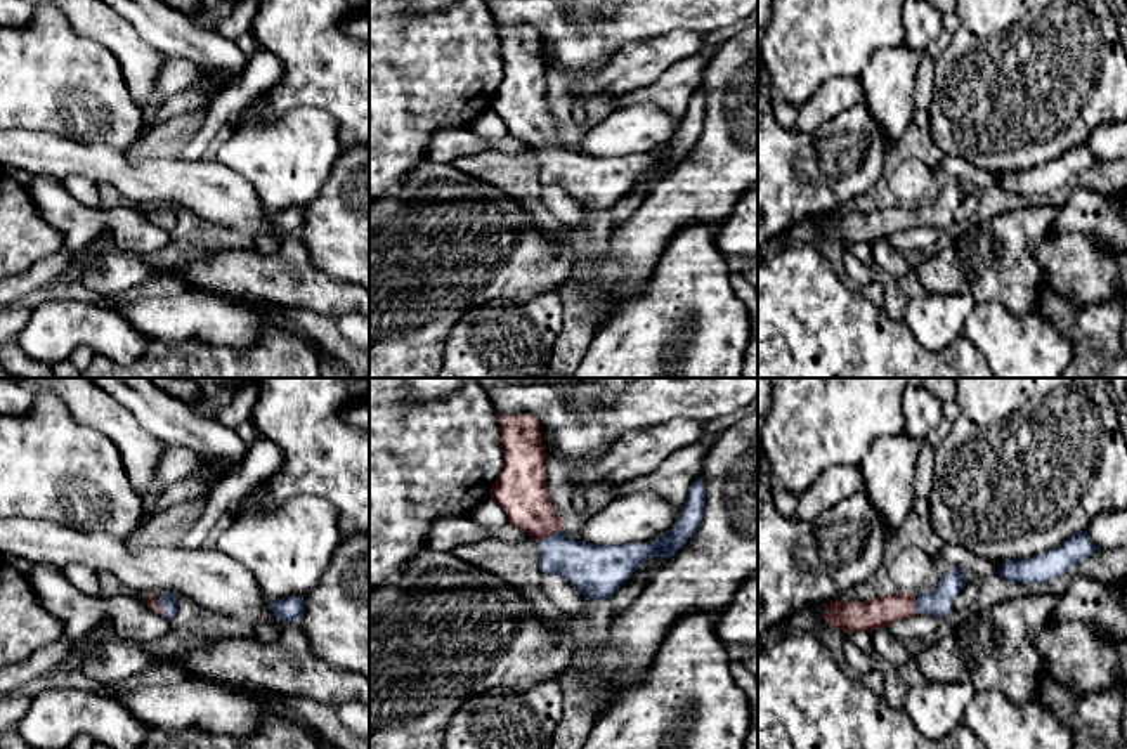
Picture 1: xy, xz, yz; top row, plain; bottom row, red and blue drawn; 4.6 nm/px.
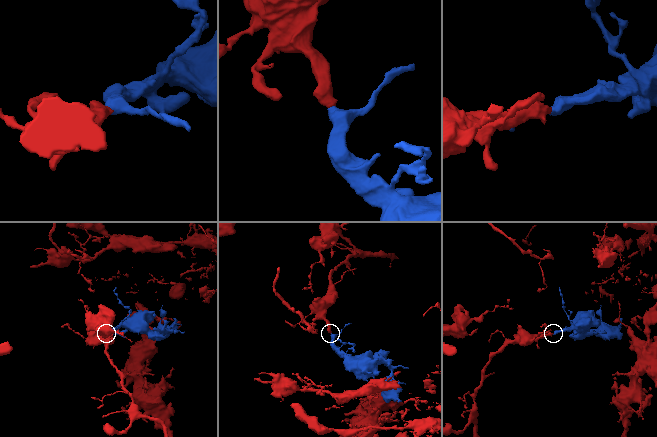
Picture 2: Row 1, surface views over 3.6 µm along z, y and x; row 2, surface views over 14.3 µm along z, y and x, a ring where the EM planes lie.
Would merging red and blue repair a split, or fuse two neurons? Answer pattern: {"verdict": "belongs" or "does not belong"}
{"verdict": "belongs"}

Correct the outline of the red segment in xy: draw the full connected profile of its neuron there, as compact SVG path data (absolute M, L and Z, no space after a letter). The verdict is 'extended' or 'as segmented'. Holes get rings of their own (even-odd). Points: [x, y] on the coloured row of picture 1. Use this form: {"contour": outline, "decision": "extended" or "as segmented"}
{"contour": "M173 593L142 596L147 609L151 609L168 619L175 615L177 607L179 607L179 598L180 596L177 596Z", "decision": "extended"}

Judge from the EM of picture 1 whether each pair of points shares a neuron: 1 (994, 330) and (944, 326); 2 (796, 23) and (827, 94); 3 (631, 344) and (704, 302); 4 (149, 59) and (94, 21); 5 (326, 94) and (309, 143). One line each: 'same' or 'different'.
1: different
2: different
3: same
4: same
5: different

